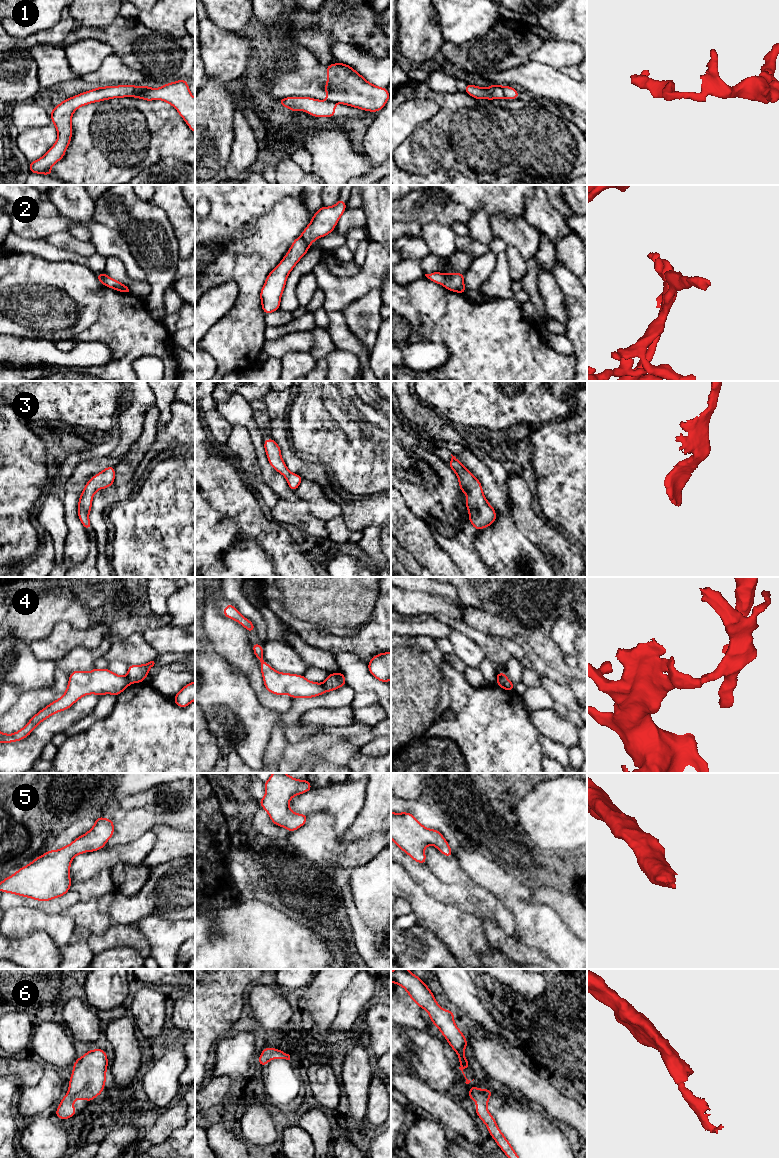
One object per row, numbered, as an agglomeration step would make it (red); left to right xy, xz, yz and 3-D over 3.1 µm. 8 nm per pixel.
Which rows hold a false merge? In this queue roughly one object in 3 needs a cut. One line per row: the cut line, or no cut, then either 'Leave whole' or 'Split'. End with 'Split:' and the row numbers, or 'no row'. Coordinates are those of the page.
1: Split along yz (502, 86), (505, 97). Split
2: No split. Leave whole
3: No split. Leave whole
4: Split along xz (322, 684), (326, 691). Split
5: No split. Leave whole
6: No split. Leave whole
Split: 1, 4

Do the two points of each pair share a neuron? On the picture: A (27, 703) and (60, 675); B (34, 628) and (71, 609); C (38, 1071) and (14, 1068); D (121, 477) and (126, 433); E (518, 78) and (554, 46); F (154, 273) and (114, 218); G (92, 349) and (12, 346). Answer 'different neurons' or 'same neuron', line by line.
A: same neuron
B: same neuron
C: same neuron
D: different neurons
E: different neurons
F: same neuron
G: same neuron

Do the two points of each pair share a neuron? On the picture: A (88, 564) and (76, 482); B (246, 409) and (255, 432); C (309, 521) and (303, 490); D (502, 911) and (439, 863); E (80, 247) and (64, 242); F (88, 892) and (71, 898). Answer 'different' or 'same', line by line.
A: different
B: same
C: different
D: same
E: same
F: different

